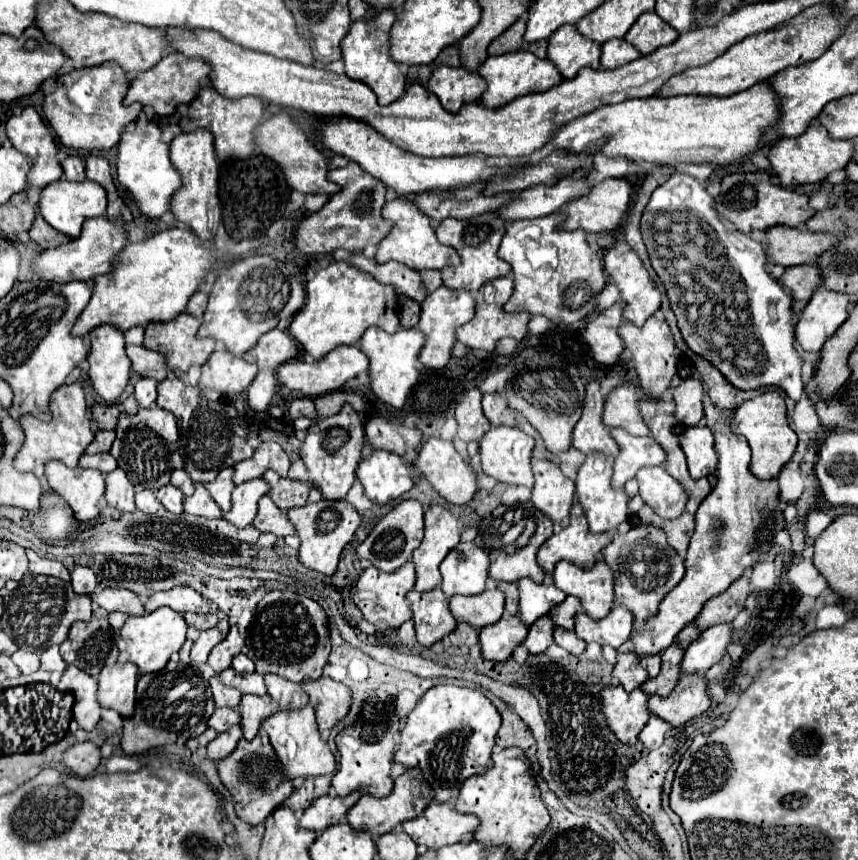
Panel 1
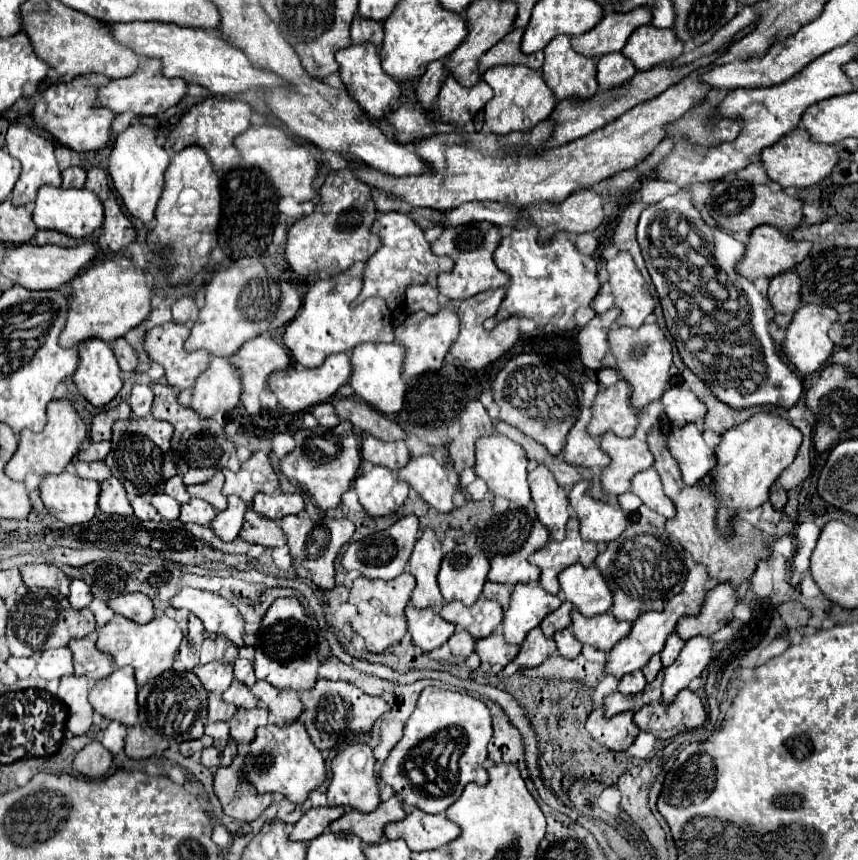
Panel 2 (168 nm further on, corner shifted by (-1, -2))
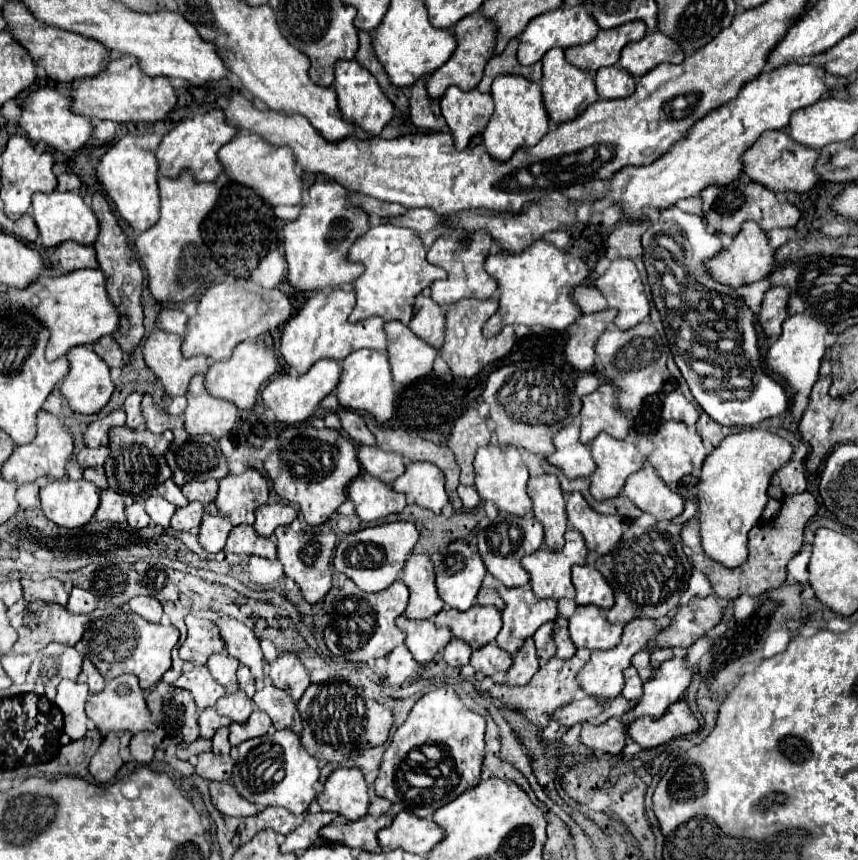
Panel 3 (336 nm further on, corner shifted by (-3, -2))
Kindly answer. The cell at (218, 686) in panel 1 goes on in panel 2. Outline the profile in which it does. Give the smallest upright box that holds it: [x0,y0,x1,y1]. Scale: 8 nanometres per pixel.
[208,695,236,721]

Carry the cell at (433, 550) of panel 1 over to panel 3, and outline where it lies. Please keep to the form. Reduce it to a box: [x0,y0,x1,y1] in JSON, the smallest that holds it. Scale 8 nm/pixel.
[402,555,444,619]

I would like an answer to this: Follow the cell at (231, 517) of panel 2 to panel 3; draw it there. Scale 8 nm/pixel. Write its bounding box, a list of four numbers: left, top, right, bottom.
[200,515,232,553]

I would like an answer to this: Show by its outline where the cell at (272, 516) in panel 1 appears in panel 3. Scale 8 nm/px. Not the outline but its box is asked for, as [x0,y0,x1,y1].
[226,525,276,559]

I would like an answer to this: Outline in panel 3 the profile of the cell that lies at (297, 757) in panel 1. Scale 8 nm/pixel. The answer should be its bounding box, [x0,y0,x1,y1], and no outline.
[230,729,320,813]

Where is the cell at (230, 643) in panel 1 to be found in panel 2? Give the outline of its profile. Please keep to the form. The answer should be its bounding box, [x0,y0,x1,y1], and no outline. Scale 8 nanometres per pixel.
[194,663,234,695]

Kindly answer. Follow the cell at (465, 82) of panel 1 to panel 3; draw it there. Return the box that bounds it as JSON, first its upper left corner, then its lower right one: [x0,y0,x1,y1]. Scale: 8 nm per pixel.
[440,87,494,151]

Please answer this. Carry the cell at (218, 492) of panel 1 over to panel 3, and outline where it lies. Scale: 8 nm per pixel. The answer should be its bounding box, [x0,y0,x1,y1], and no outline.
[182,479,218,515]

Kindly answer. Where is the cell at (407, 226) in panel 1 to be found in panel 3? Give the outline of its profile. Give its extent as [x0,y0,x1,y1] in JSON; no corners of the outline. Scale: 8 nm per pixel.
[350,223,446,323]

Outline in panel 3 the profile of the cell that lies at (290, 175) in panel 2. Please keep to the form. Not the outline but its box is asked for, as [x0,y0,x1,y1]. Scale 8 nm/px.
[218,133,302,206]

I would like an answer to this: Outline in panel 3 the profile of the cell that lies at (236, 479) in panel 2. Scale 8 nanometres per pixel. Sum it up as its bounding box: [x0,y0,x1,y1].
[216,469,268,525]

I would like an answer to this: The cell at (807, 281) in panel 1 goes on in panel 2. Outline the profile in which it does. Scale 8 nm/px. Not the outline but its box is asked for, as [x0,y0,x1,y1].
[768,271,800,327]

